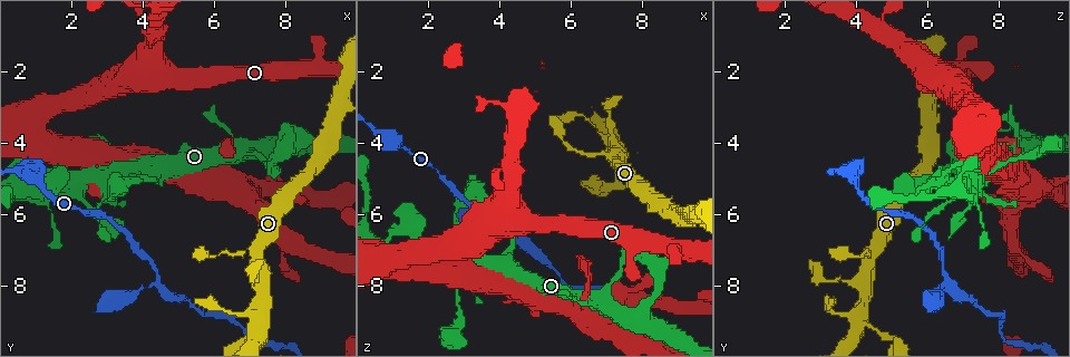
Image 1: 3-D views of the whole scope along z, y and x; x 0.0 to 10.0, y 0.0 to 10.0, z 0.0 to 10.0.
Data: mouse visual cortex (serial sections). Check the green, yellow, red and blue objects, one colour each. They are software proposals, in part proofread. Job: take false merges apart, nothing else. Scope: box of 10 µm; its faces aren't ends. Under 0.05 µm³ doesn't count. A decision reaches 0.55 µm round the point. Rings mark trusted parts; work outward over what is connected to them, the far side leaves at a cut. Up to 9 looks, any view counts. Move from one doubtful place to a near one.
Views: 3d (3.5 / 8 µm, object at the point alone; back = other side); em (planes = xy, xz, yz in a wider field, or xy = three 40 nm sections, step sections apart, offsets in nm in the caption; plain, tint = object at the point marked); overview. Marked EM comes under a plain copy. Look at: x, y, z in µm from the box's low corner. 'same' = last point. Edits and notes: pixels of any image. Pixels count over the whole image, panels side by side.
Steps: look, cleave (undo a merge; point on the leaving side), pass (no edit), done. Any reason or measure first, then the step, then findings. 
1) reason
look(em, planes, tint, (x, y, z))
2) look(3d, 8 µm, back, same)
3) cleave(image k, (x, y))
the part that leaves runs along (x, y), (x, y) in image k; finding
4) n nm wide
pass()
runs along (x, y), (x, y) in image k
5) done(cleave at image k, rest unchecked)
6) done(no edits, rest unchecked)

look(3d, 3.5 µm, (1.15, 5.00, 4.00))

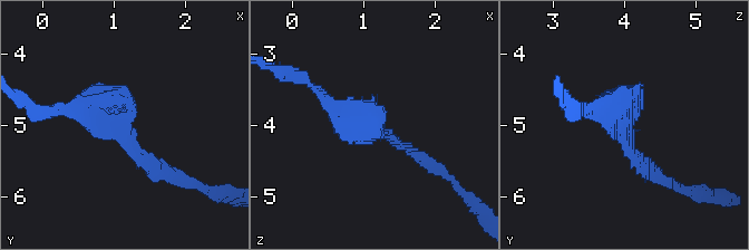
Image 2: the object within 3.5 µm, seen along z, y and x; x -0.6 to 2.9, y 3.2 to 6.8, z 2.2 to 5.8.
arms of 150, 250 nm
look(em, xy, step 5, tint, (1.10, 5.05, 4.05))

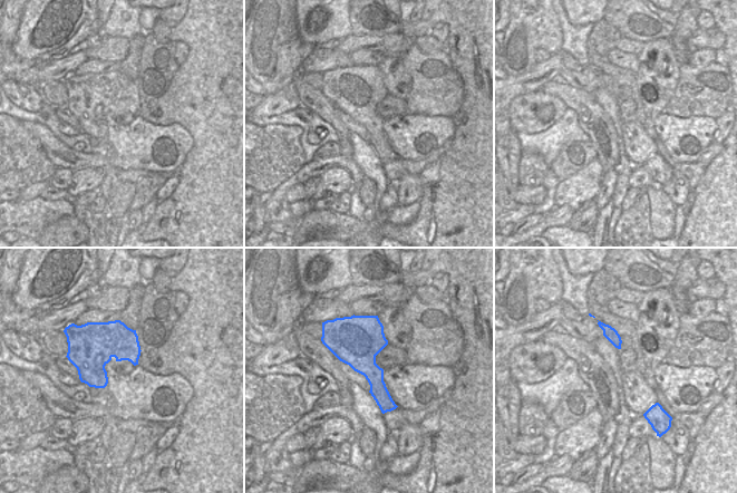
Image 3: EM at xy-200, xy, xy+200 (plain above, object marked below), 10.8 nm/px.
pass()
continuous, no second cell

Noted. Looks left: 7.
two arms in line, one across
look(3d, 8 µm, (4.30, 4.85, 7.30))

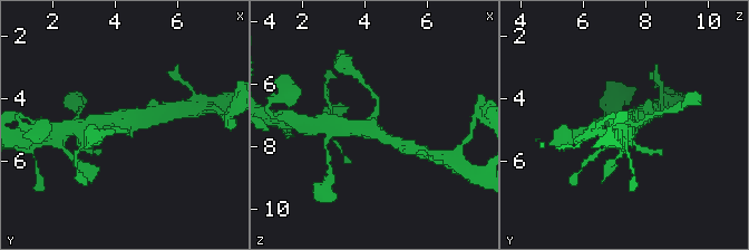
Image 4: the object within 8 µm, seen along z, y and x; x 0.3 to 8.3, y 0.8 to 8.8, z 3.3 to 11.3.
look(3d, 3.5 µm, back, same)

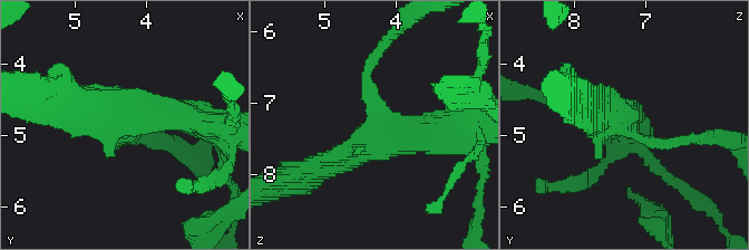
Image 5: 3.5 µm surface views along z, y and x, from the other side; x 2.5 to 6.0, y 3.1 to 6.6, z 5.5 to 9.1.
pass()
runs along (312, 170), (371, 142), (446, 125) in image 5; all the same cell

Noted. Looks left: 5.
arms part here
look(3d, 3.5 µm, (8.90, 1.90, 7.05))

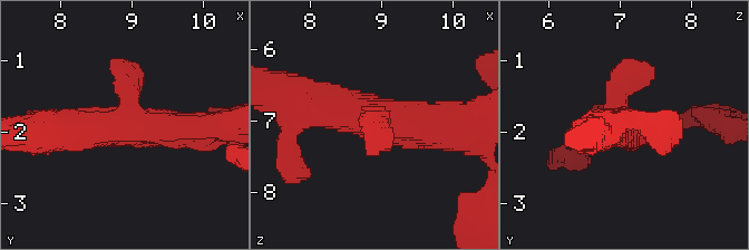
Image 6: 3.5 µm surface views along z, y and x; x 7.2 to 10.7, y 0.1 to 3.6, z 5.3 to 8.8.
shape alone is not enough
look(em, xy, step 2, tint, same)

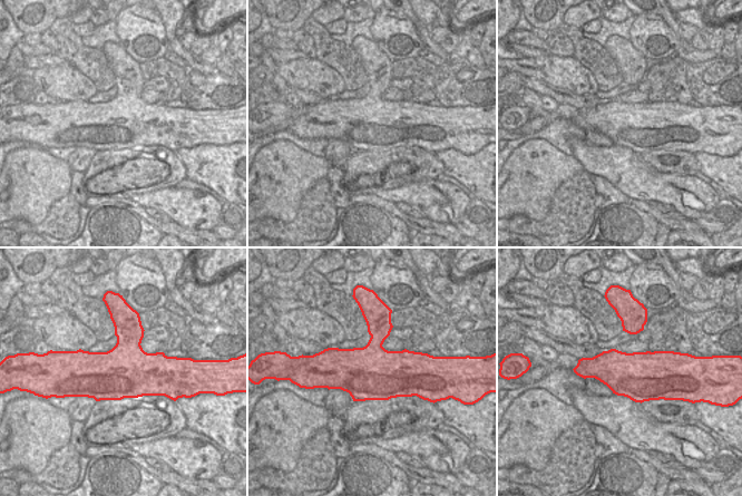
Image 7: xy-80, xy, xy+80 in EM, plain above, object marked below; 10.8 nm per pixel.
pass()
runs along (305, 105), (449, 136) in image 6; one cell here

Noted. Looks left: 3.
thick turns thin
look(3d, 3.5 µm, (4.50, 7.95, 6.65))

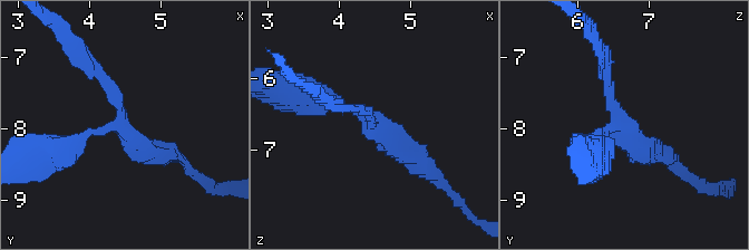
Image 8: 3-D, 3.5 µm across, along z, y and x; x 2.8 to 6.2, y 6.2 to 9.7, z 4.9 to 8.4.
3 arms; arms of 150, 200, 300 nm; now the EM
look(em, xy, step 5, tint, (4.45, 7.90, 6.60))

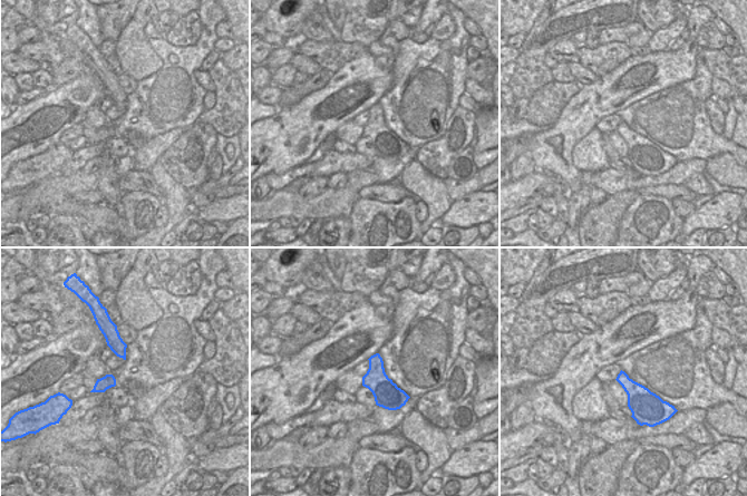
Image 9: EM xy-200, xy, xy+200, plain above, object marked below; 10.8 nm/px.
cut it another way
look(em, xy, step 3, tint, same)

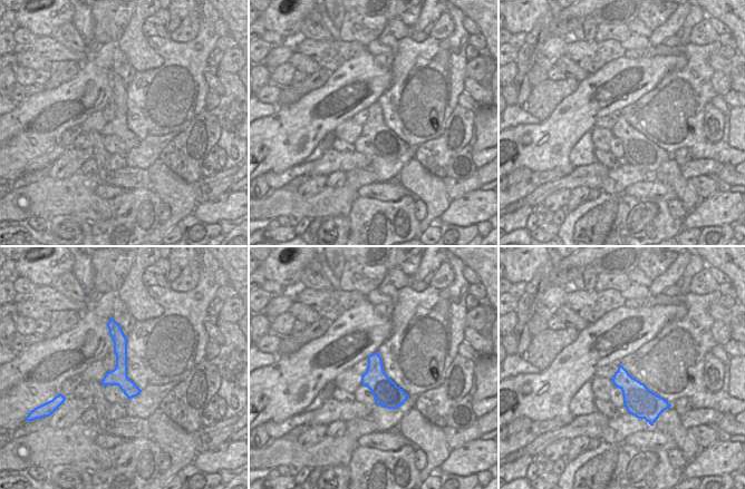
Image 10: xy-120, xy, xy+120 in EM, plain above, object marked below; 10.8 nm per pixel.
pass()
runs along (608, 59), (622, 131), (664, 155) in image 8; all the same cell

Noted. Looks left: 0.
done(no edits, rest unchecked)

